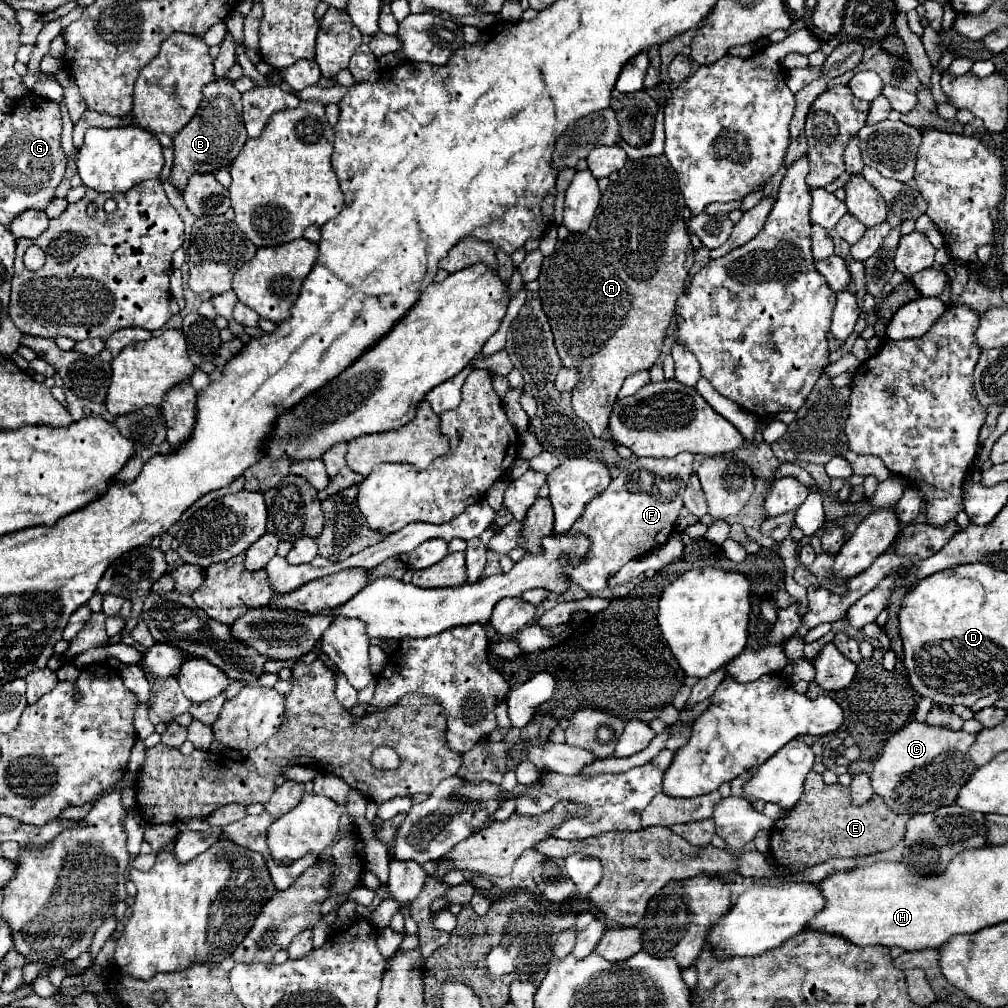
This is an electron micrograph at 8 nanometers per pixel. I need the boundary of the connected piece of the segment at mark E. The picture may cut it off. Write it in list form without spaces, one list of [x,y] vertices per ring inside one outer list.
[[[810,772],[798,804],[780,816],[770,830],[770,854],[786,874],[796,874],[830,858],[868,856],[890,850],[904,838],[908,820],[908,814],[892,812],[884,798],[876,794],[866,804],[854,806],[850,788],[824,784],[822,774]]]

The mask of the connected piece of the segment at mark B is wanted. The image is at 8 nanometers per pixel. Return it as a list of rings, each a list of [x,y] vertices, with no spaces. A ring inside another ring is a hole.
[[[214,80],[204,90],[204,98],[194,118],[174,136],[174,168],[168,182],[182,194],[192,174],[214,174],[220,166],[230,166],[246,142],[240,92],[230,80]]]

